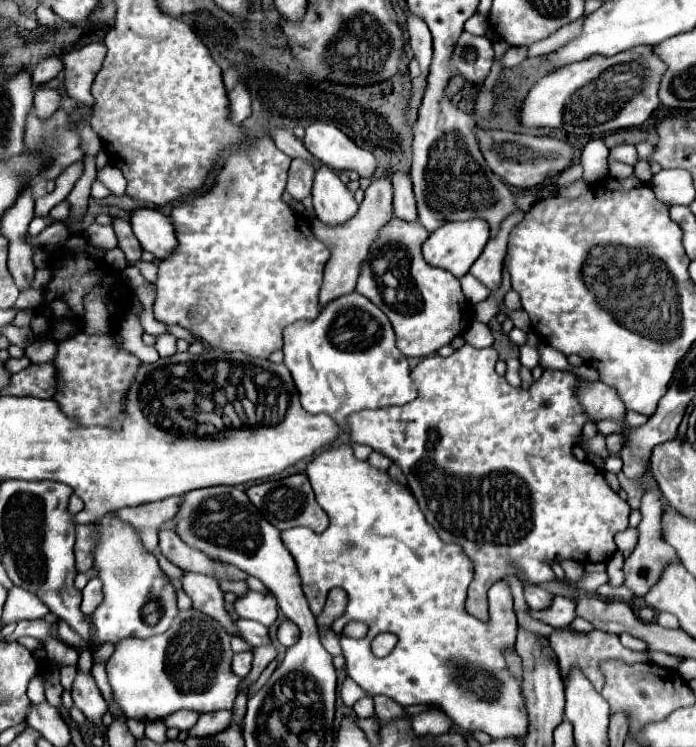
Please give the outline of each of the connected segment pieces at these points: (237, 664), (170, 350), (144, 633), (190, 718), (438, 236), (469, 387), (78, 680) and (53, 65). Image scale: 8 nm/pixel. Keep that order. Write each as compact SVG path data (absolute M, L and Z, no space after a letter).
M241 652L241 654L235 654L233 658L233 672L241 678L245 678L249 672L251 672L251 662L253 662L253 656L251 652Z
M163 334L163 336L159 336L159 338L157 338L157 344L155 344L155 348L157 348L159 356L161 356L161 358L173 356L173 354L177 352L175 342L177 342L177 338L175 338L173 334Z
M105 514L97 522L101 530L101 538L95 550L95 568L99 570L99 578L103 582L103 604L93 612L93 634L99 644L123 638L151 638L163 634L173 616L177 614L175 604L175 588L169 578L161 572L155 556L145 552L139 536L131 528L131 524L117 520L111 514Z
M177 710L173 714L169 714L167 718L163 718L165 726L173 726L179 730L189 730L195 722L197 722L199 714L197 712L189 712L189 710Z
M467 220L467 222L445 222L441 228L429 234L429 238L423 242L423 258L427 264L435 268L443 268L451 272L455 278L463 278L473 262L479 258L483 246L489 240L489 224L485 220Z
M465 344L463 348L455 350L451 356L443 358L443 356L427 356L423 358L411 372L413 382L417 384L419 396L405 404L405 406L393 406L393 408L383 408L377 412L355 412L353 416L349 416L349 442L351 444L367 444L371 448L375 448L377 452L389 456L395 464L401 466L407 484L411 488L411 492L415 494L427 522L437 530L439 538L443 542L451 542L451 544L459 544L467 556L475 562L475 580L469 586L469 598L467 598L467 610L477 616L479 620L487 620L487 610L485 610L485 592L487 588L501 580L507 574L515 574L511 564L517 564L519 568L525 570L527 580L531 584L543 584L547 580L553 580L555 576L551 576L551 566L545 564L545 560L551 562L557 559L573 558L575 562L581 564L591 564L591 562L607 562L613 552L617 550L613 536L621 530L627 528L627 518L629 518L629 504L625 500L621 500L619 494L615 494L607 482L603 472L599 472L593 464L589 462L579 462L573 456L573 446L579 440L577 436L581 436L583 426L589 422L587 412L583 410L579 396L577 396L577 388L581 384L581 380L569 372L569 370L551 370L545 368L543 376L531 384L531 388L523 390L523 388L513 388L511 384L507 384L507 380L503 376L499 376L495 372L495 362L497 362L497 350L495 348L475 348L471 344Z
M77 670L73 680L73 702L93 724L99 724L101 716L107 712L107 704L89 672Z
M45 56L35 64L31 78L35 84L45 84L53 80L61 70L63 70L63 62L57 56Z

